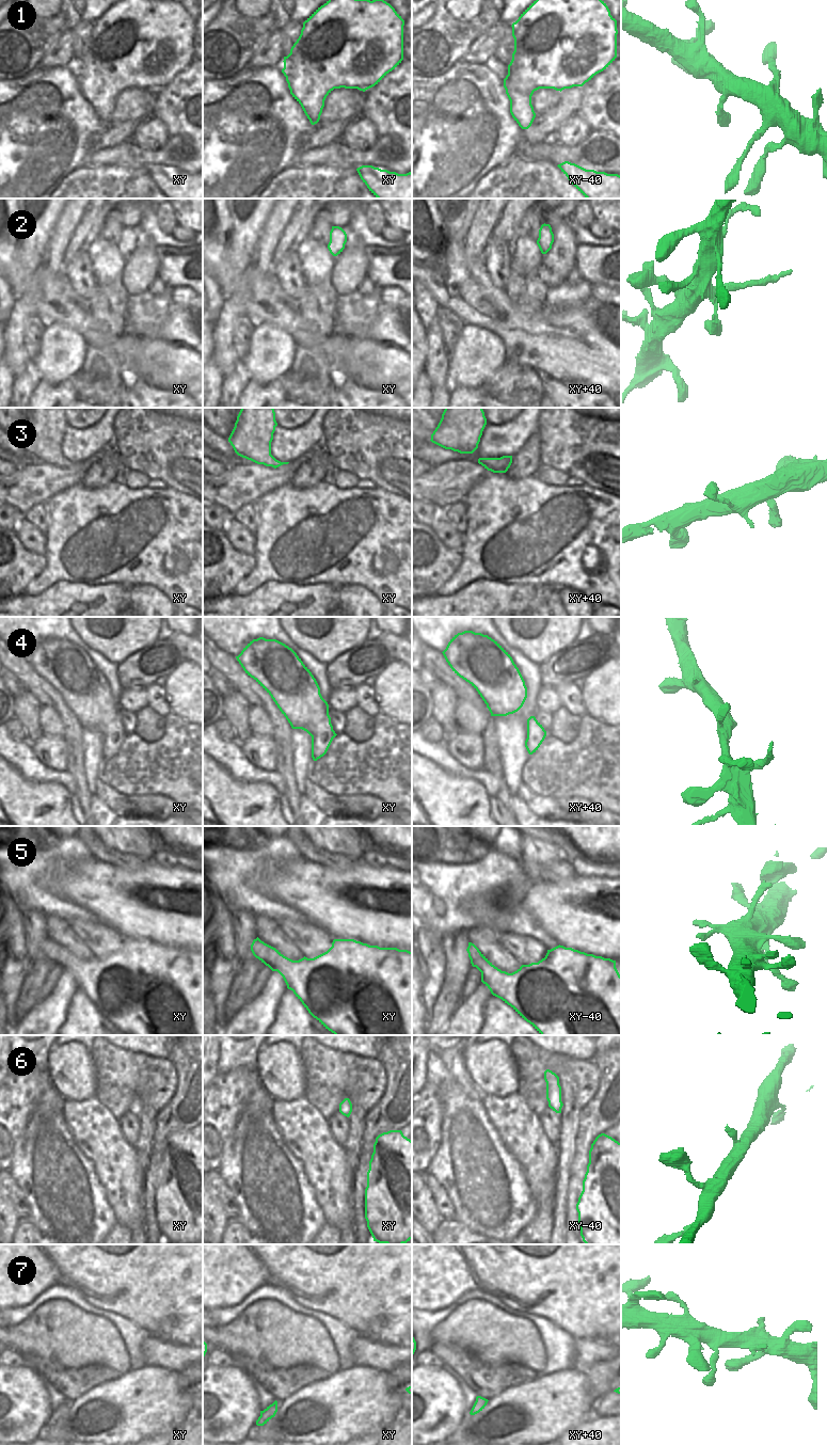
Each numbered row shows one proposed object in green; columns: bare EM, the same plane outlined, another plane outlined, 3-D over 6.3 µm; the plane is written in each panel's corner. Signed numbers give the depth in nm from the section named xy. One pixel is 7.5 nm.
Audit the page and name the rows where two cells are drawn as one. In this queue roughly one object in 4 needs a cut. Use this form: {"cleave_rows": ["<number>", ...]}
{"cleave_rows": []}

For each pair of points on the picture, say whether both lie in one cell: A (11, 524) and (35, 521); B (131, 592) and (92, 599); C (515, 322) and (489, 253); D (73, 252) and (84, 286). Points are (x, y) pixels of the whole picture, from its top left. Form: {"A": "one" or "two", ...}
{"A": "two", "B": "one", "C": "two", "D": "two"}

